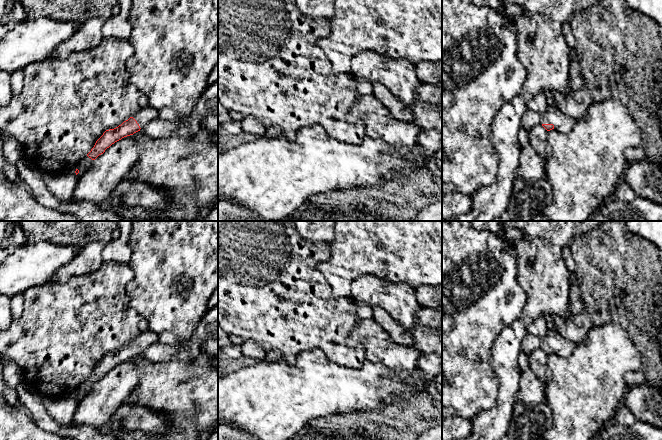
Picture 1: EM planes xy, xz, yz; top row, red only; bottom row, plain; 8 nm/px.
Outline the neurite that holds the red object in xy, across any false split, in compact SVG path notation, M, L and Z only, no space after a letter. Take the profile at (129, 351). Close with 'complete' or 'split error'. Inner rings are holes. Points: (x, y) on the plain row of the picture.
M149 329L146 332L141 332L118 351L106 354L96 365L94 371L87 380L92 384L95 384L112 368L124 361L133 359L134 357L140 355L145 349L155 343L158 343L158 331Z; split error

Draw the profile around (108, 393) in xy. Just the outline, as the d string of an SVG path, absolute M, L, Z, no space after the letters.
M134 359L115 366L93 384L89 393L79 401L72 424L94 428L106 425L137 383L138 371Z

